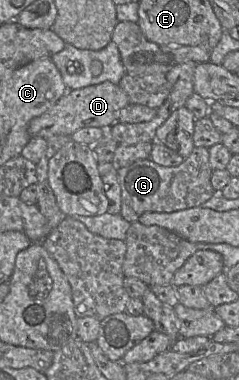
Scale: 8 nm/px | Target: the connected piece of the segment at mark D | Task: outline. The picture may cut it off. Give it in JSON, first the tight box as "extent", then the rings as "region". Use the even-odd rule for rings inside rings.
{"extent":[28,81,129,138],"region":[[[109,81],[68,90],[53,107],[29,122],[28,132],[31,137],[49,138],[54,135],[71,136],[77,130],[85,127],[109,129],[118,122],[121,109],[129,104],[129,98],[121,87]]]}

